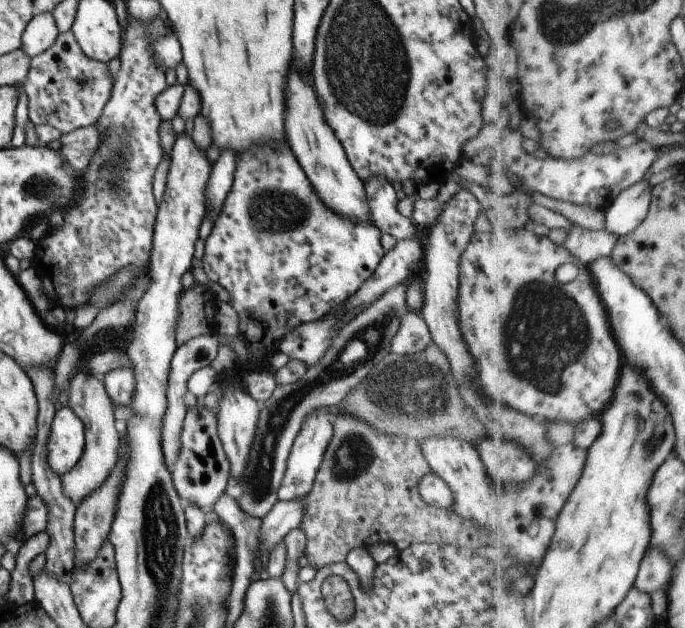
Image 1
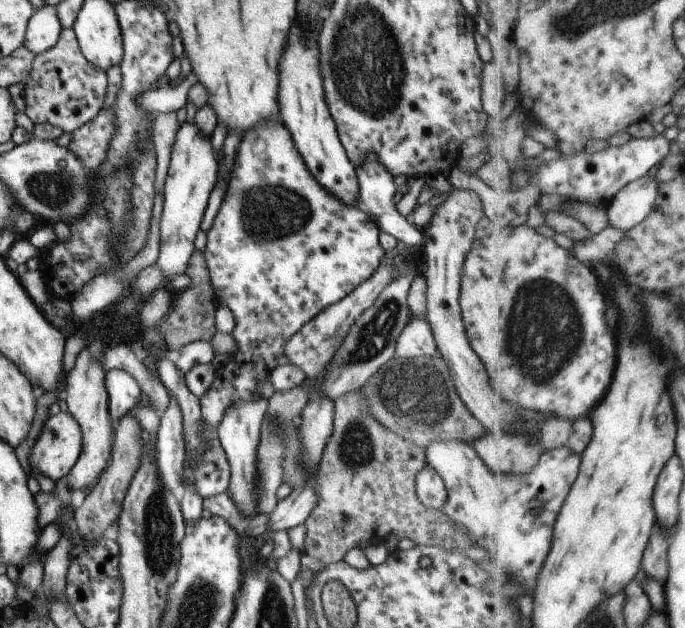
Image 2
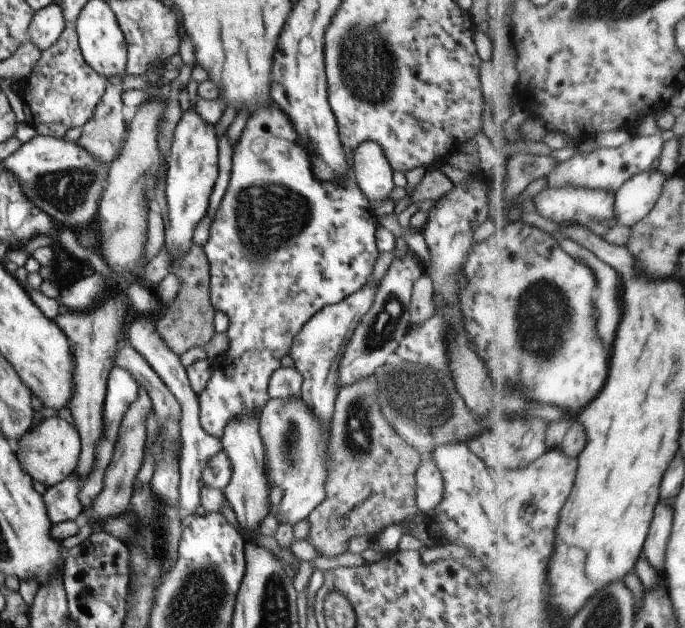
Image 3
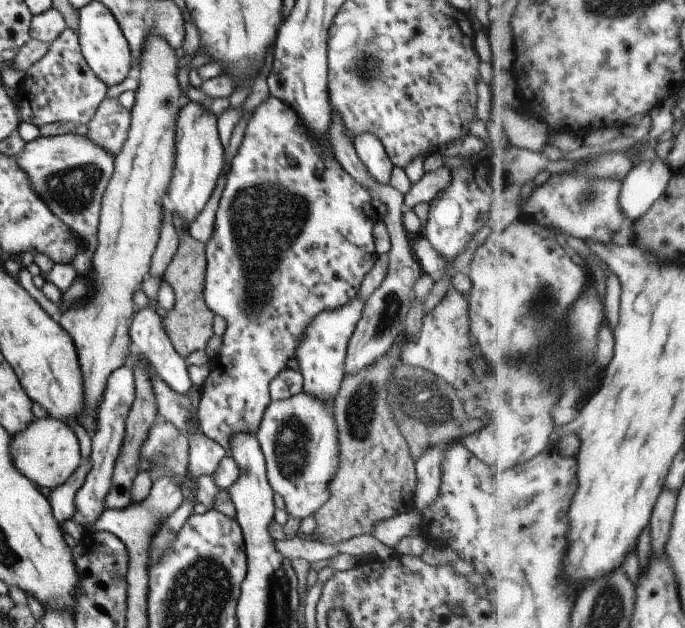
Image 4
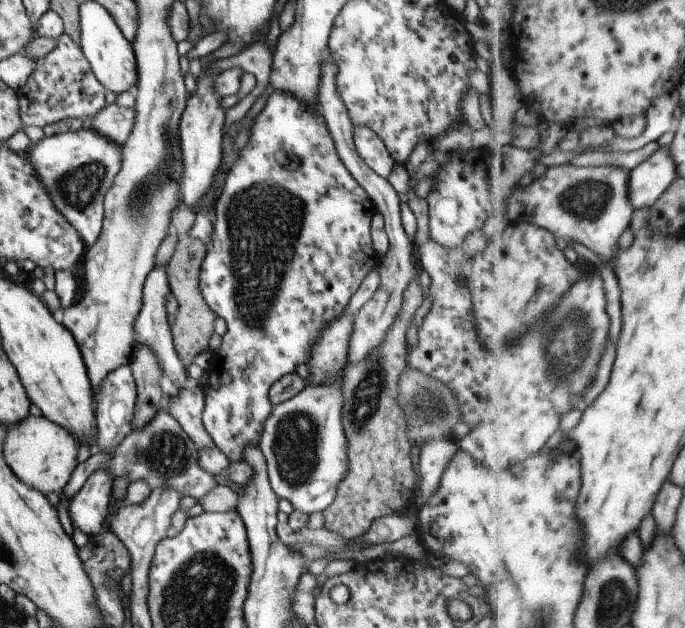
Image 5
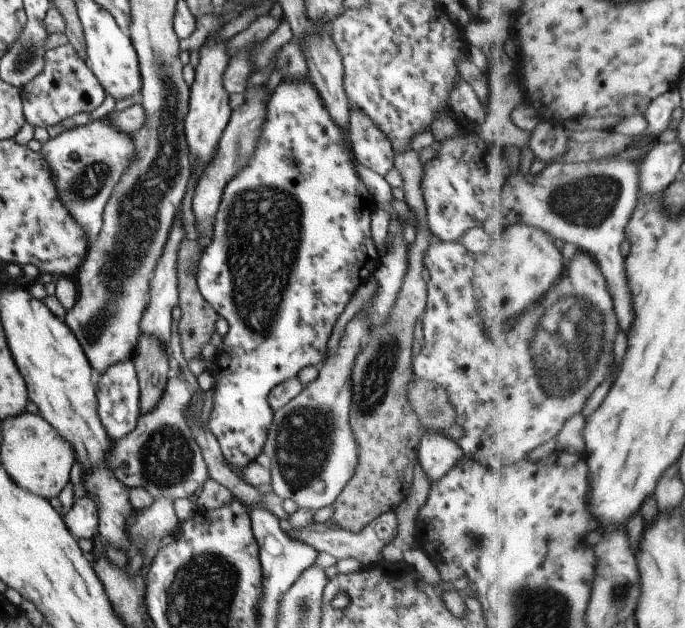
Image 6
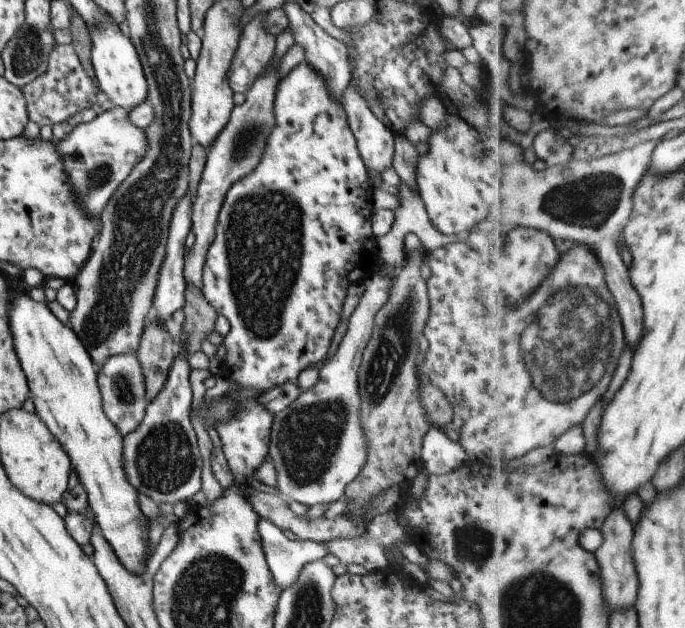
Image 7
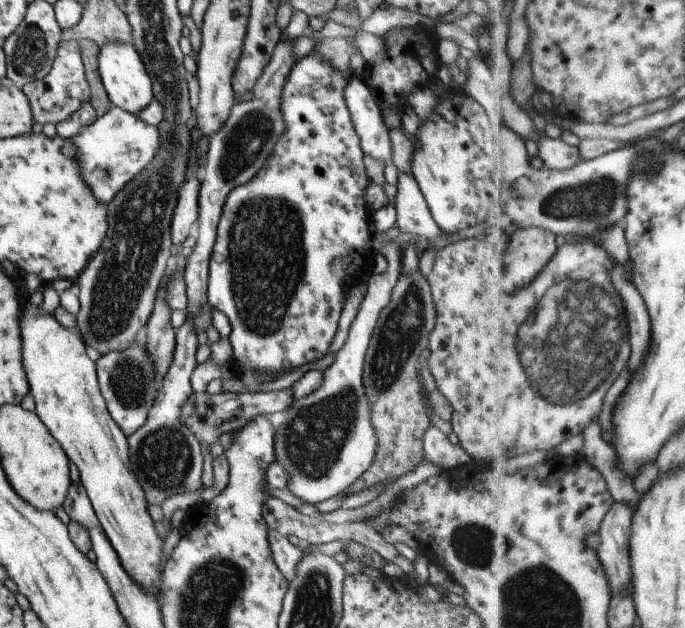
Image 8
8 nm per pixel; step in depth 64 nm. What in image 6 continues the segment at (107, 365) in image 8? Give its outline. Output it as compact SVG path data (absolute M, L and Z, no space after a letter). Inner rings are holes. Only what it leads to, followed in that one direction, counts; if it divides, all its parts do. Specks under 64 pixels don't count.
M131 359L113 362L95 379L98 392L97 416L99 416L101 424L105 426L105 434L109 436L109 440L116 441L135 428L137 419L141 415L141 410L139 410L139 382L137 382L137 376L133 370L133 362Z

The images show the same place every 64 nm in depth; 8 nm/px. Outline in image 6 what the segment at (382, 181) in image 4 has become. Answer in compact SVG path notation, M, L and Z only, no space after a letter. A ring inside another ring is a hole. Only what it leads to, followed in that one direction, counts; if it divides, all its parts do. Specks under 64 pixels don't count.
M347 106L347 130L355 161L382 177L393 167L393 148L389 138L355 106Z

